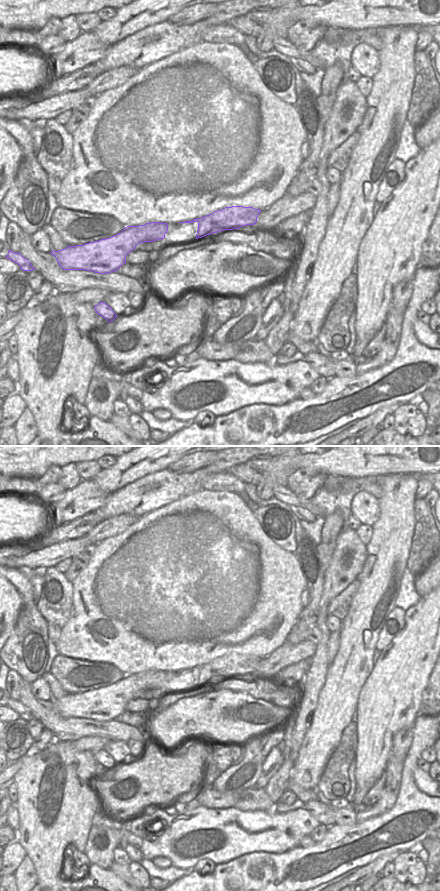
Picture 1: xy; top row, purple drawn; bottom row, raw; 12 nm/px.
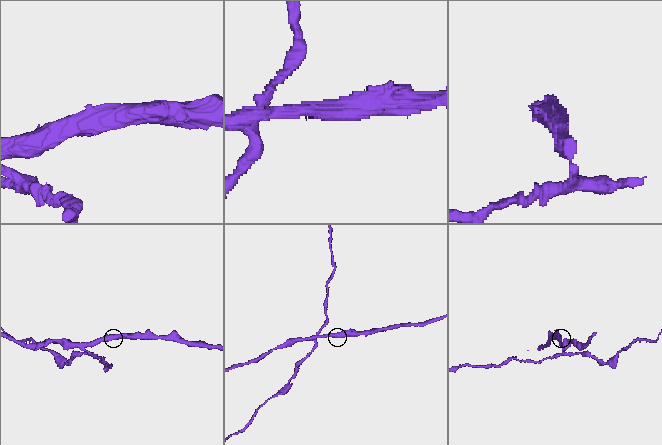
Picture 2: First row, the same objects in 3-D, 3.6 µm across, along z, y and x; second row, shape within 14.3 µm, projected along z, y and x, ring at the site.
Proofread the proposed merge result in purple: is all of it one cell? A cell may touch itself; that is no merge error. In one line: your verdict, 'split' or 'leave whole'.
split

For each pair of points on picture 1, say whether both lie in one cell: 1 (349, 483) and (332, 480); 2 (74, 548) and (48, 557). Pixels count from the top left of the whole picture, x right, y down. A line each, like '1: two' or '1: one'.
1: one
2: one

